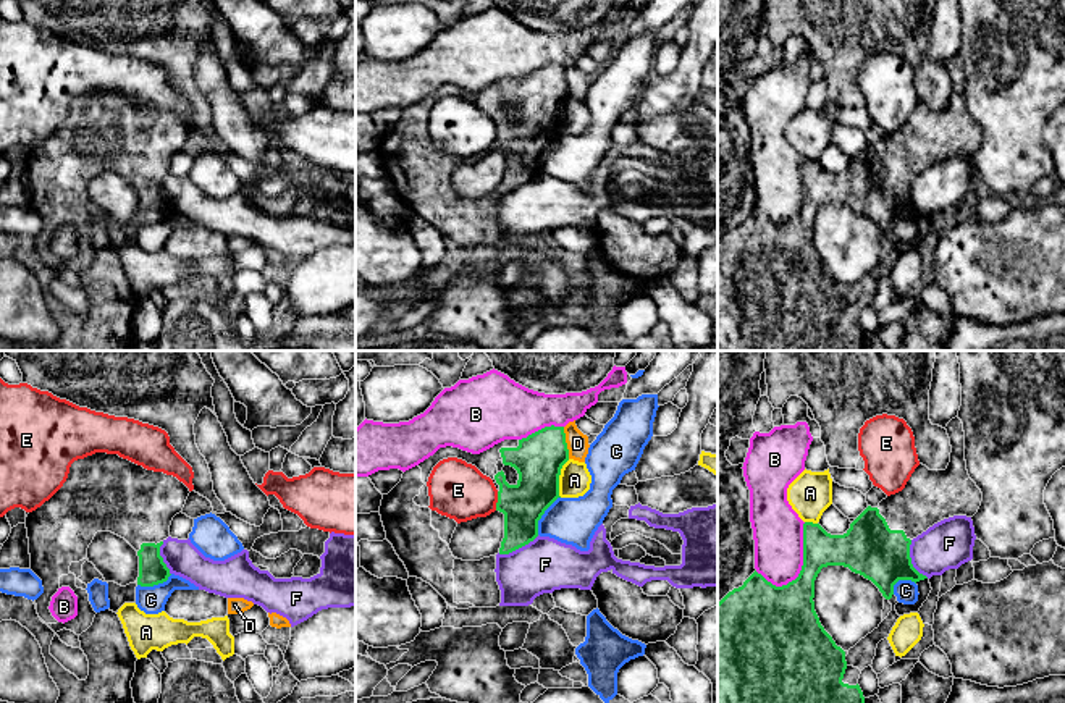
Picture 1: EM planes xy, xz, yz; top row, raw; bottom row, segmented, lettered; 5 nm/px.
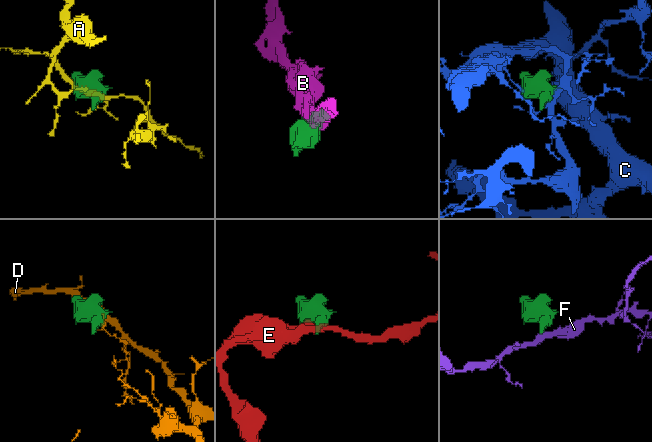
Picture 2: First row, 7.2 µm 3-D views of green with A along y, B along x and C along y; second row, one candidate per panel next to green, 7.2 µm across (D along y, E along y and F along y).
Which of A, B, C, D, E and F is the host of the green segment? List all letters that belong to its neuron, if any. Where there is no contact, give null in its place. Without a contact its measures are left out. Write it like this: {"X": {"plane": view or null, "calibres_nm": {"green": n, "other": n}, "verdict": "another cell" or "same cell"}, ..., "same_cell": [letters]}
{"A": {"plane": "xz", "calibres_nm": {"green": 240, "other": 160}, "verdict": "another cell"}, "B": {"plane": "yz", "calibres_nm": {"green": 240, "other": 260}, "verdict": "another cell"}, "C": {"plane": "xz", "calibres_nm": {"green": 220, "other": 240}, "verdict": "another cell"}, "D": {"plane": "xz", "calibres_nm": {"green": 240, "other": 110}, "verdict": "another cell"}, "E": {"plane": "xz", "calibres_nm": {"green": 220, "other": 280}, "verdict": "another cell"}, "F": {"plane": "yz", "calibres_nm": {"green": 280, "other": 240}, "verdict": "another cell"}, "same_cell": []}

